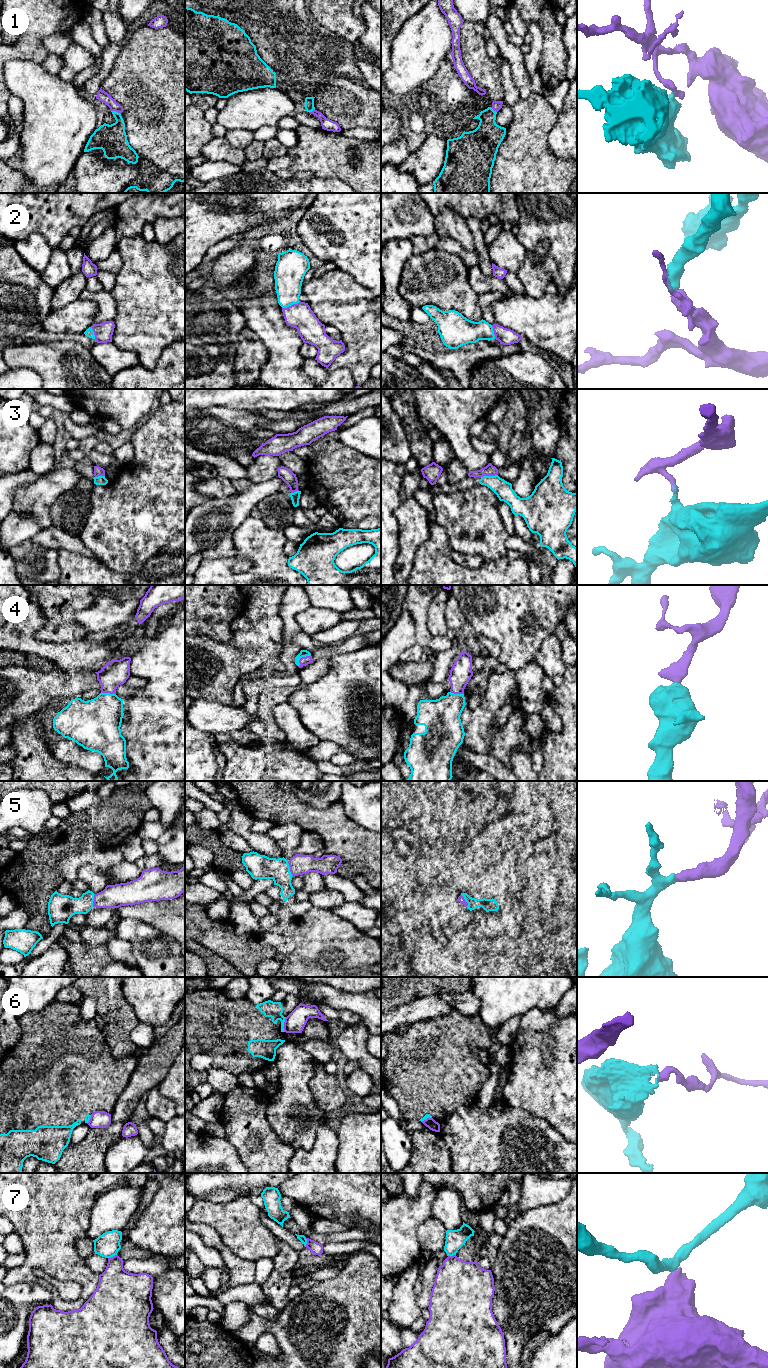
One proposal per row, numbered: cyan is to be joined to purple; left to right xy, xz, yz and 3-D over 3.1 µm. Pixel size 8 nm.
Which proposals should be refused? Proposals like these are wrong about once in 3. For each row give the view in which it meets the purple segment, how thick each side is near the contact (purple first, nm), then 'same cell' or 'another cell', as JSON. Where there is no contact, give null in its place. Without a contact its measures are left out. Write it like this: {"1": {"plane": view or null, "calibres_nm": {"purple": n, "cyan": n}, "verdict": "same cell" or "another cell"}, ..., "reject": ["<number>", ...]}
{"1": {"plane": "xy", "calibres_nm": {"purple": 90, "cyan": 240}, "verdict": "another cell"}, "2": {"plane": "xz", "calibres_nm": {"purple": 200, "cyan": 240}, "verdict": "same cell"}, "3": {"plane": "yz", "calibres_nm": {"purple": 90, "cyan": 140}, "verdict": "another cell"}, "4": {"plane": "xz", "calibres_nm": {"purple": 70, "cyan": 60}, "verdict": "same cell"}, "5": {"plane": "xz", "calibres_nm": {"purple": 160, "cyan": 190}, "verdict": "same cell"}, "6": {"plane": "xz", "calibres_nm": {"purple": 160, "cyan": 130}, "verdict": "another cell"}, "7": {"plane": "xy", "calibres_nm": {"purple": 300, "cyan": 200}, "verdict": "another cell"}, "reject": ["1", "3", "6", "7"]}

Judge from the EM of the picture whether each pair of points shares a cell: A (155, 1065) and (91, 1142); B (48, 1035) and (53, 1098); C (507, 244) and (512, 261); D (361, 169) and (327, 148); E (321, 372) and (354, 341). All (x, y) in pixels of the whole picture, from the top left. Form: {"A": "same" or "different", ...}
{"A": "same", "B": "same", "C": "same", "D": "same", "E": "different"}

